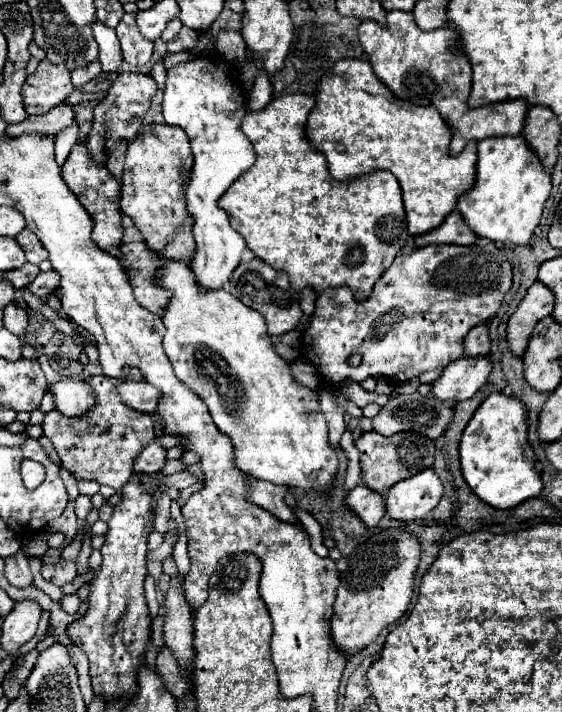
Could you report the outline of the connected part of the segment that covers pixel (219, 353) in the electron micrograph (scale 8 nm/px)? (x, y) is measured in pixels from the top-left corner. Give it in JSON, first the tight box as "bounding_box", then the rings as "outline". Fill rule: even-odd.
{"bounding_box":[152,252,338,490],"outline":[[[152,252],[152,256],[156,256],[156,260],[160,260],[160,262],[158,262],[158,270],[160,270],[160,272],[156,272],[156,276],[152,278],[152,282],[154,282],[158,288],[162,288],[162,290],[172,292],[172,296],[170,296],[170,300],[168,300],[168,306],[164,308],[164,314],[162,314],[162,322],[164,322],[164,326],[166,326],[164,350],[166,350],[170,362],[172,362],[174,374],[176,374],[192,392],[196,392],[196,394],[202,398],[202,402],[204,402],[204,404],[208,406],[208,410],[210,410],[210,416],[212,416],[214,424],[216,424],[224,434],[228,434],[228,436],[232,438],[234,448],[236,448],[236,456],[234,456],[234,458],[236,458],[236,464],[240,466],[240,470],[244,470],[246,474],[250,474],[250,476],[254,476],[254,478],[258,478],[258,480],[268,480],[268,482],[274,482],[274,484],[286,484],[286,486],[292,486],[292,488],[302,488],[302,490],[322,490],[322,488],[330,488],[332,478],[334,478],[334,474],[336,474],[336,470],[338,470],[338,456],[336,456],[336,452],[330,448],[330,442],[328,442],[328,426],[326,426],[326,420],[324,420],[324,416],[322,416],[322,412],[320,412],[320,404],[318,404],[316,396],[314,396],[308,388],[304,388],[304,386],[300,386],[298,382],[294,382],[294,378],[292,378],[292,374],[290,374],[290,368],[288,368],[288,362],[282,360],[282,358],[274,352],[272,340],[270,340],[270,336],[268,336],[268,332],[266,332],[266,320],[264,320],[256,310],[244,306],[244,302],[240,302],[240,300],[238,300],[236,296],[232,296],[230,292],[226,292],[226,290],[222,290],[222,288],[220,288],[220,290],[202,288],[202,286],[196,282],[196,276],[194,276],[194,272],[192,272],[192,268],[190,268],[190,260],[172,260],[172,258],[160,256],[160,254],[156,254],[156,252]]]}

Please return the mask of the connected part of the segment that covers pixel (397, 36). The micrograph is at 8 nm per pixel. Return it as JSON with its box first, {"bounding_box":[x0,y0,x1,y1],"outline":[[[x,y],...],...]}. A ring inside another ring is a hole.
{"bounding_box":[358,12,528,156],"outline":[[[390,12],[386,28],[380,28],[372,20],[364,20],[358,26],[358,38],[378,80],[396,98],[418,106],[434,106],[442,120],[446,120],[450,128],[454,126],[450,140],[452,156],[460,154],[470,140],[478,142],[492,136],[518,136],[522,132],[528,110],[524,100],[498,102],[482,108],[466,106],[472,84],[472,68],[466,56],[450,52],[450,48],[456,44],[456,32],[450,32],[450,28],[422,32],[410,12]]]}

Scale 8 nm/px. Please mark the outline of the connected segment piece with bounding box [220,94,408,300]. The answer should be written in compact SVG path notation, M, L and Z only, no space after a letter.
M286 94L274 98L264 110L246 114L242 132L256 148L256 162L224 192L220 208L228 212L230 226L244 236L252 254L272 268L286 272L296 292L310 288L320 294L328 288L348 286L356 300L366 300L376 280L388 270L408 238L402 190L398 180L388 172L374 172L352 182L332 180L324 156L318 154L304 136L304 124L312 108L312 96Z

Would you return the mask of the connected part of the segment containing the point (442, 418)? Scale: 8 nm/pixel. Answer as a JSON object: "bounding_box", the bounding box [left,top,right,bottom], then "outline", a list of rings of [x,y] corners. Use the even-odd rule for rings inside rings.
{"bounding_box":[372,394,452,440],"outline":[[[400,394],[386,402],[380,412],[372,418],[372,426],[382,436],[392,436],[402,430],[426,432],[428,438],[436,440],[444,434],[448,420],[452,416],[452,406],[436,400],[432,394],[422,396]]]}

